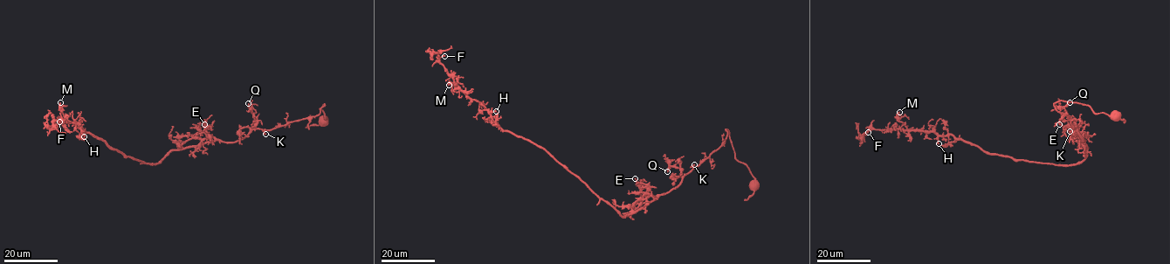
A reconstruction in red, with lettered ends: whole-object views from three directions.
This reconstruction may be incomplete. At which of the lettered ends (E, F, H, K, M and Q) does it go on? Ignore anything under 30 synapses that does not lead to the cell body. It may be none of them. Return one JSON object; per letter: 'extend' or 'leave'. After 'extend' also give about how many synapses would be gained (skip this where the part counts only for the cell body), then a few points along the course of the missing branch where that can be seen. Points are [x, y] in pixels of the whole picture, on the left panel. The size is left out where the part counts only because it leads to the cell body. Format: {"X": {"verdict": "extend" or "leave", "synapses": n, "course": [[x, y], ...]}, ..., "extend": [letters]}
{"E": {"verdict": "leave"}, "F": {"verdict": "leave"}, "H": {"verdict": "leave"}, "K": {"verdict": "leave"}, "M": {"verdict": "leave"}, "Q": {"verdict": "leave"}, "extend": []}

